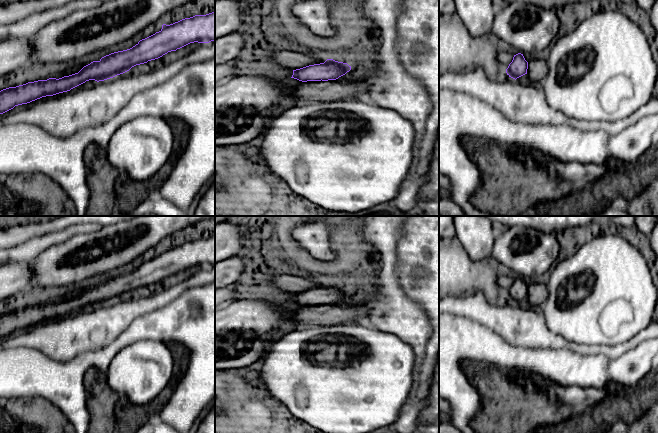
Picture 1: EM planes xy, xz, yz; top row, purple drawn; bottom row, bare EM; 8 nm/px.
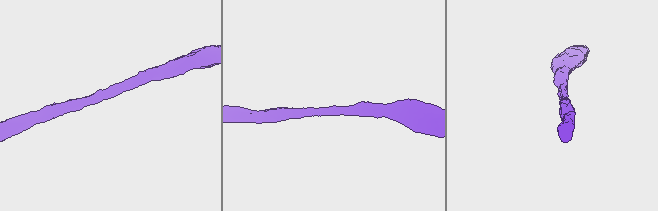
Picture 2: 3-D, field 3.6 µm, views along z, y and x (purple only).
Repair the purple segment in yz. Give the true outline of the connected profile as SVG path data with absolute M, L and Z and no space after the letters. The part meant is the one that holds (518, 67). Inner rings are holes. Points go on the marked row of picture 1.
M518 53L514 55L512 62L506 69L506 73L509 77L517 79L527 74L528 62L525 60L523 54Z

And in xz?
M327 59L324 63L293 70L291 78L302 82L336 80L351 70L347 63Z

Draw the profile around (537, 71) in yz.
M534 57L528 62L527 75L531 83L540 85L548 75L547 62Z

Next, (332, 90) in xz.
M364 79L359 81L307 81L291 88L289 96L305 103L359 99L362 94L368 93L368 87Z

